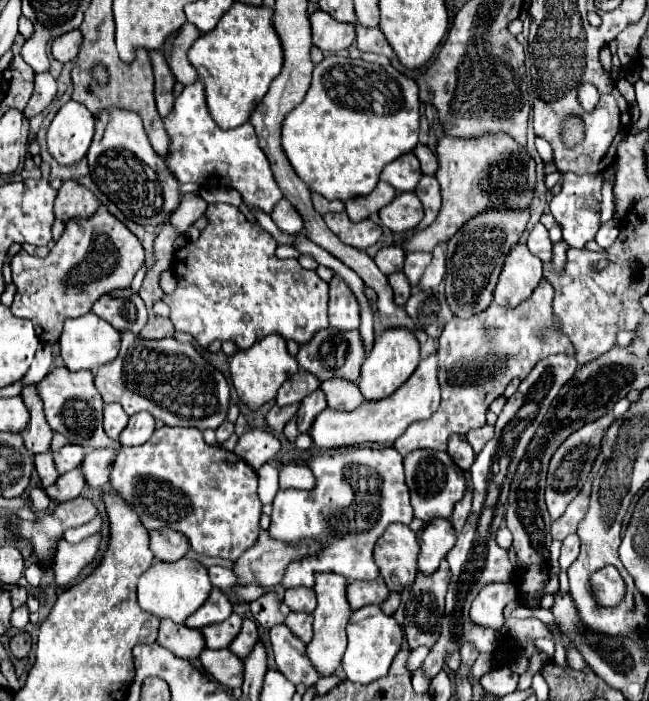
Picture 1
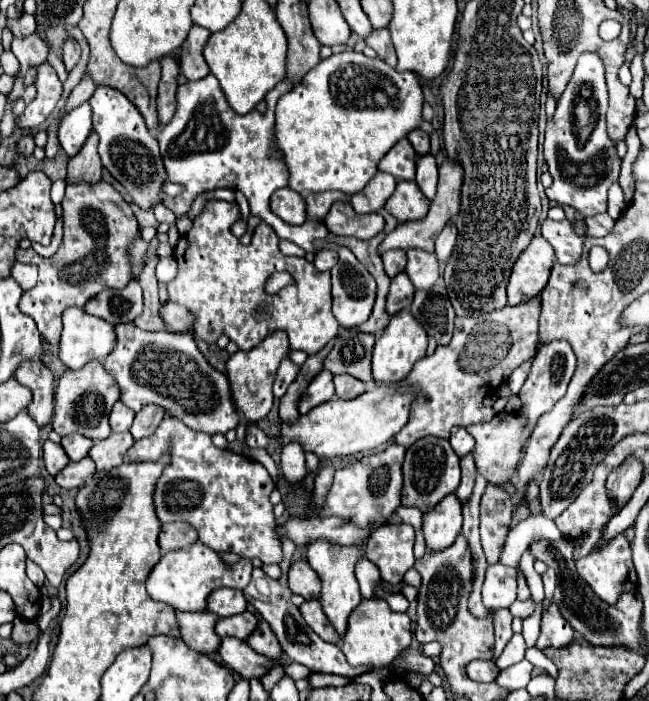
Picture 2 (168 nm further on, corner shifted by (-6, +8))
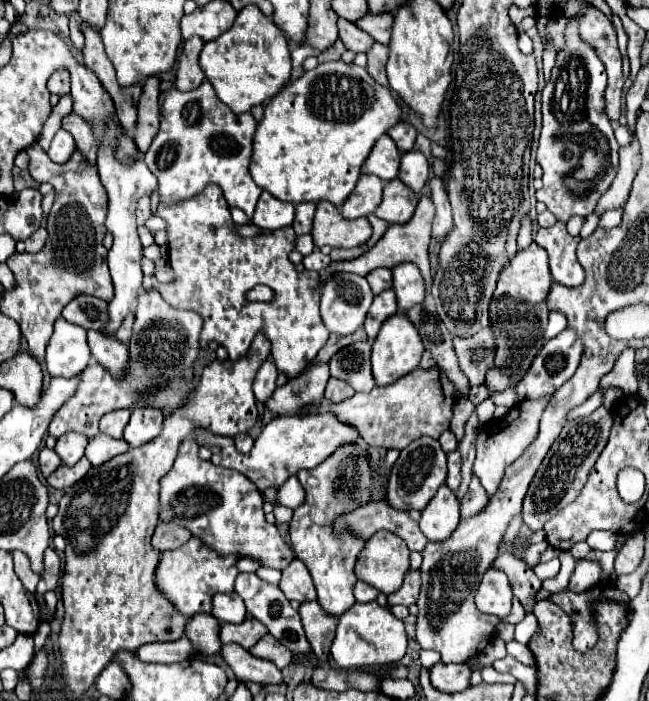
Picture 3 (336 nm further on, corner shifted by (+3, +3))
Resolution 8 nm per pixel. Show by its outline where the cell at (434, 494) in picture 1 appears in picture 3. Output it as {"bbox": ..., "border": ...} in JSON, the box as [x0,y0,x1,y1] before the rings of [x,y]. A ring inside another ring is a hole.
{"bbox":[388,438,446,510],"border":[[[418,438],[410,442],[398,456],[392,466],[390,480],[388,480],[388,504],[398,510],[424,510],[428,500],[436,494],[436,490],[446,480],[446,452],[440,448],[438,440],[434,438]]]}

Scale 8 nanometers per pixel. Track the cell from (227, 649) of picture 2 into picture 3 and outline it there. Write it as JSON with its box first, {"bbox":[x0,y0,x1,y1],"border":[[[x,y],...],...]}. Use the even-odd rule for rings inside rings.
{"bbox":[222,644,282,684],"border":[[[226,644],[222,648],[222,656],[226,664],[234,670],[240,682],[256,682],[256,684],[282,684],[282,672],[270,662],[252,656],[248,650],[242,650],[238,644]]]}

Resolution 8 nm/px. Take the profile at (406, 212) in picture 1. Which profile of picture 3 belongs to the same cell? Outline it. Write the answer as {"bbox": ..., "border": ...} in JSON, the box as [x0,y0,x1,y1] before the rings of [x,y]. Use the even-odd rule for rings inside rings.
{"bbox":[376,178,418,224],"border":[[[394,178],[384,184],[384,198],[376,210],[376,216],[390,224],[402,224],[412,218],[416,204],[418,194],[412,192],[406,184],[402,184],[402,180]]]}

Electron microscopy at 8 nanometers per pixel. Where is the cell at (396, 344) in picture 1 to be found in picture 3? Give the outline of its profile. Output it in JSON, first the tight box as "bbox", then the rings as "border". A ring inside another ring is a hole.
{"bbox":[372,312,424,386],"border":[[[396,312],[394,316],[390,316],[386,320],[386,324],[382,324],[380,334],[372,346],[372,374],[374,374],[376,384],[388,386],[388,384],[396,382],[398,378],[406,376],[408,372],[416,370],[422,354],[424,354],[424,344],[420,340],[418,330],[414,328],[414,324],[408,320],[408,316],[404,312]]]}

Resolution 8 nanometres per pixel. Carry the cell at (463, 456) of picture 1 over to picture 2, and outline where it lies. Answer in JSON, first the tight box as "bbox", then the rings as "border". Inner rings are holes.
{"bbox":[449,427,475,457],"border":[[[453,427],[449,441],[451,441],[451,447],[457,451],[459,457],[469,455],[473,451],[473,447],[475,447],[475,439],[463,427]]]}

